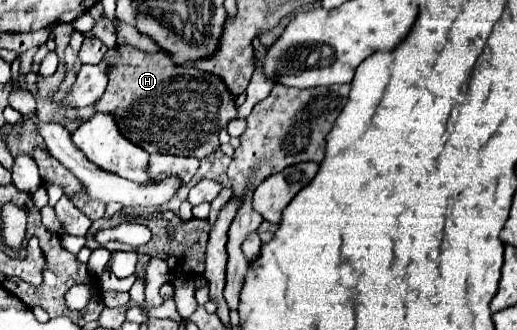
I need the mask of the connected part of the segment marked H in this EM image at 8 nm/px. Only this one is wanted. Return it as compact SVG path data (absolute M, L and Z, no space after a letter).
M119 45L115 49L109 49L105 57L111 57L115 51L121 55L121 59L115 61L109 69L109 85L103 97L95 103L97 111L109 111L117 115L119 129L123 129L123 135L127 135L127 139L131 139L133 143L139 143L139 147L149 153L169 153L203 159L219 149L219 131L227 125L229 119L237 117L237 97L229 91L221 77L203 73L189 65L175 65L165 55L143 53L131 45Z

